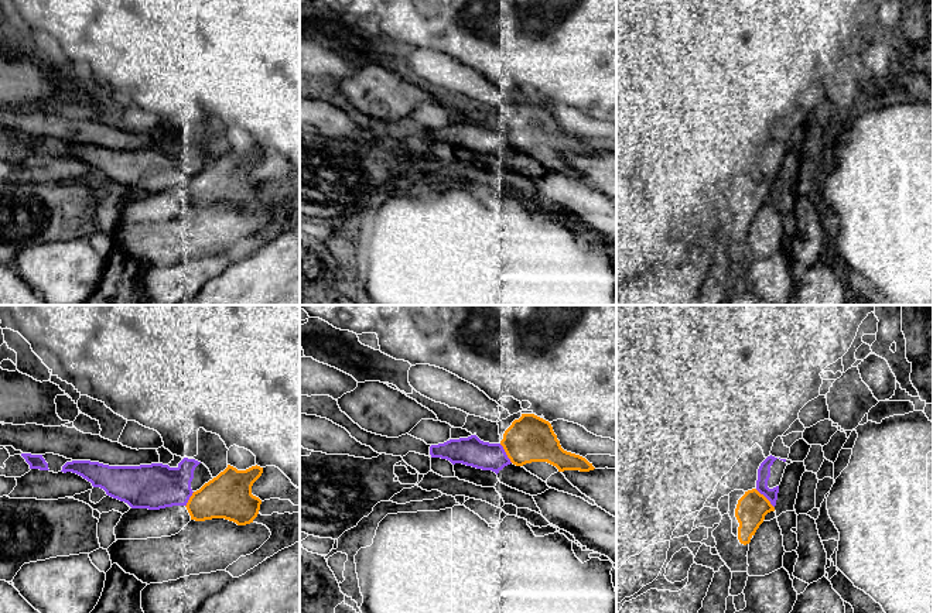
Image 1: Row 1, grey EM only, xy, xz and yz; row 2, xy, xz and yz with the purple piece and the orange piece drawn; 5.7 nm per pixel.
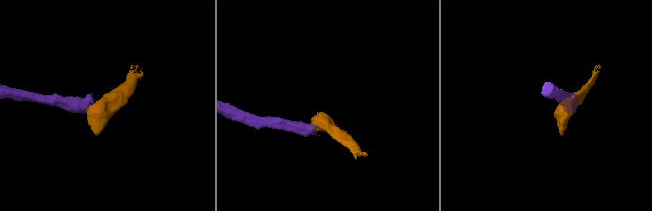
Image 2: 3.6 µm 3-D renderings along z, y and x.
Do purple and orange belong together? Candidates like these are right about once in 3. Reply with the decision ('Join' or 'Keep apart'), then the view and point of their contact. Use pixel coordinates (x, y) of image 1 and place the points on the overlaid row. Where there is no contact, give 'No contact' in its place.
Keep apart. Touches purple at yz (765, 496)

